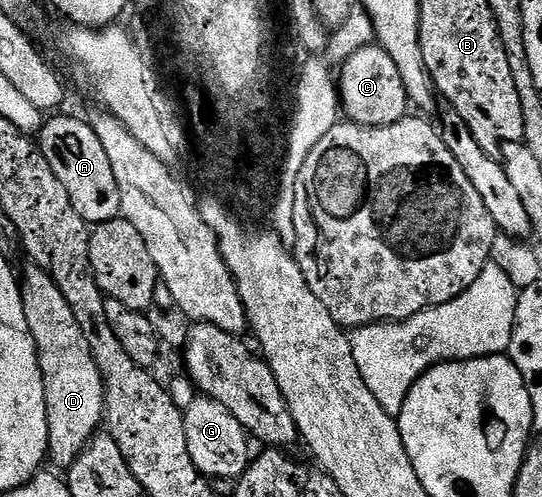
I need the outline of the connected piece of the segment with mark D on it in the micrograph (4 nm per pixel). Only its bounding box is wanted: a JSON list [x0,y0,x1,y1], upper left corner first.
[19,264,105,468]

